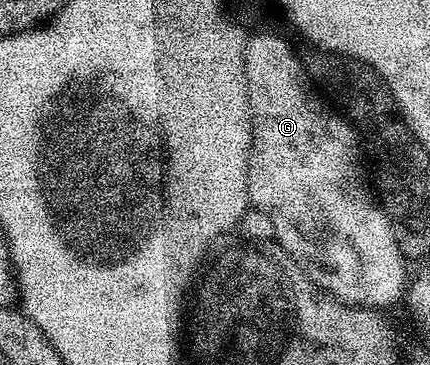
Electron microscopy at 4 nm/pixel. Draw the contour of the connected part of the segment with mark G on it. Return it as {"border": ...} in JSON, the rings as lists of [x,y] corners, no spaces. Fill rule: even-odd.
{"border":[[[255,34],[247,38],[247,47],[243,53],[243,67],[245,68],[245,80],[247,81],[247,103],[251,109],[251,154],[247,158],[247,196],[250,205],[256,210],[263,210],[273,220],[275,229],[274,241],[289,252],[300,266],[306,268],[311,276],[311,281],[322,288],[332,298],[346,302],[349,306],[366,306],[368,308],[387,308],[395,301],[404,297],[409,285],[407,276],[408,263],[403,254],[397,248],[395,234],[391,231],[391,222],[383,213],[383,207],[378,205],[369,189],[369,182],[363,179],[359,171],[359,154],[361,158],[361,139],[354,126],[347,121],[346,117],[340,116],[330,105],[322,106],[317,99],[311,95],[312,87],[309,85],[309,75],[304,63],[299,62],[295,50],[283,38],[275,34]]]}

